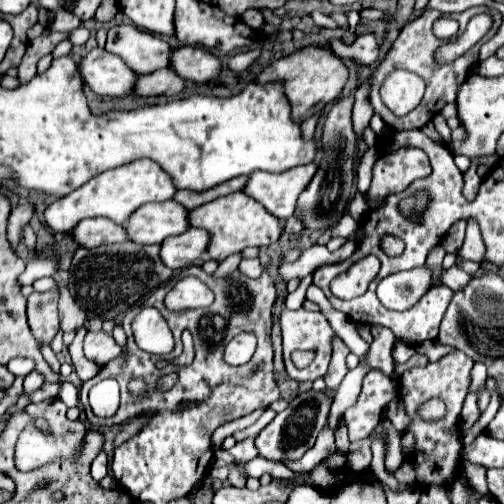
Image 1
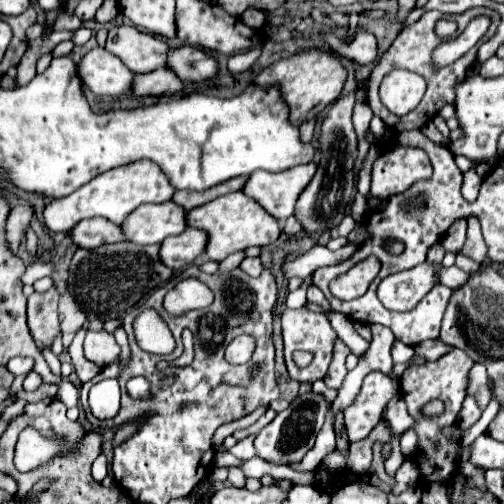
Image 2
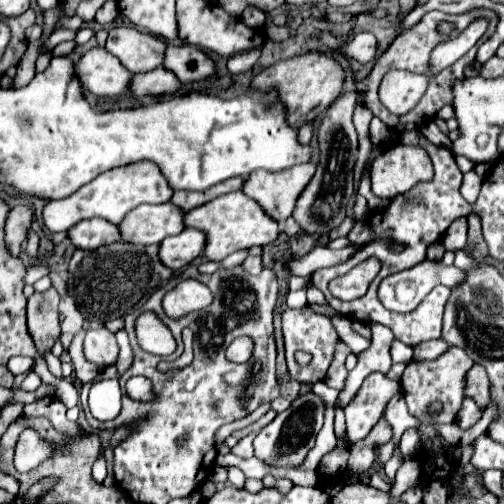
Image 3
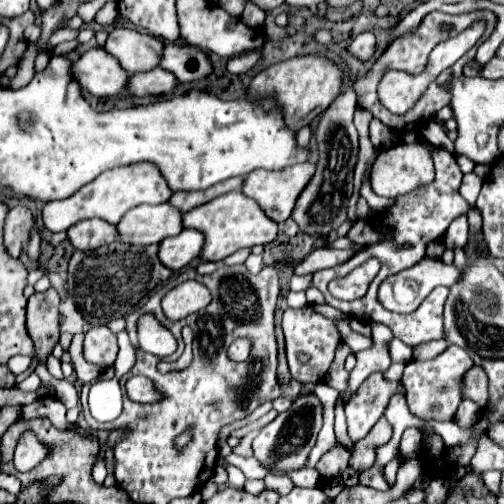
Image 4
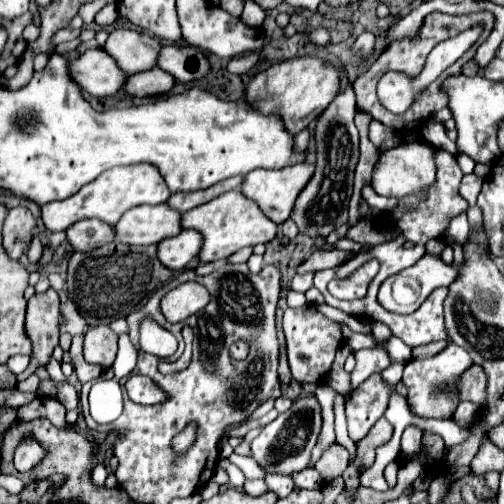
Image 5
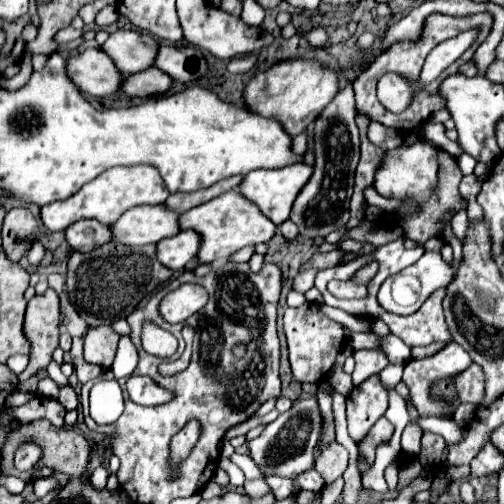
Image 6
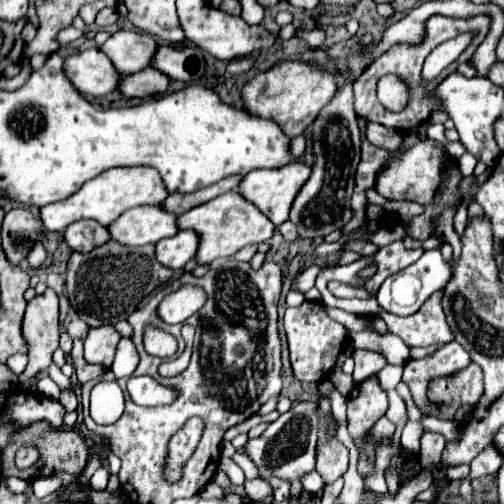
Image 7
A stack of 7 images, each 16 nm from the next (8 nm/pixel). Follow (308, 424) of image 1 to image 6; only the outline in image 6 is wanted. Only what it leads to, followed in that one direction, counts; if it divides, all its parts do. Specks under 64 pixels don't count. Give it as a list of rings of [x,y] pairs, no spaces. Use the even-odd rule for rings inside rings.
[[[300,398],[292,404],[292,408],[284,414],[280,414],[274,422],[270,422],[258,438],[250,442],[250,456],[256,460],[256,464],[262,468],[262,472],[294,478],[296,474],[312,468],[312,450],[316,446],[318,434],[320,434],[320,406],[312,398]]]

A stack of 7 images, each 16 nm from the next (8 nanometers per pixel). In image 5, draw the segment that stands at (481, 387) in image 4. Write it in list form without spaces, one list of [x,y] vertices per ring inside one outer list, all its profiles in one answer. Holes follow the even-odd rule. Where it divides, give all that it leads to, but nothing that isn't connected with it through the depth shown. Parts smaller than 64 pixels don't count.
[[[472,366],[468,368],[462,378],[460,378],[460,398],[462,400],[470,400],[478,406],[484,404],[486,400],[486,390],[482,390],[482,368],[480,366]]]

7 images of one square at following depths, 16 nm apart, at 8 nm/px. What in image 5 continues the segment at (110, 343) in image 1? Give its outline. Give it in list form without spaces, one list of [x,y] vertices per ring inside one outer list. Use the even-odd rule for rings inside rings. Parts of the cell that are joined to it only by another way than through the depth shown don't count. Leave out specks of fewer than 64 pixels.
[[[96,326],[88,328],[84,338],[84,358],[86,362],[98,364],[104,370],[110,368],[116,360],[118,352],[118,336],[108,326]]]

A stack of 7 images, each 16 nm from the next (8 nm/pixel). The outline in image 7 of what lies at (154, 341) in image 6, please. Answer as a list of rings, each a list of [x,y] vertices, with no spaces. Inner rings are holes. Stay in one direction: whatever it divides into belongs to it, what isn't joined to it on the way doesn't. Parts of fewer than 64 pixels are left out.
[[[146,324],[144,328],[144,336],[142,336],[142,342],[144,342],[144,350],[152,356],[160,356],[160,358],[170,358],[178,344],[176,344],[176,338],[152,324]]]

